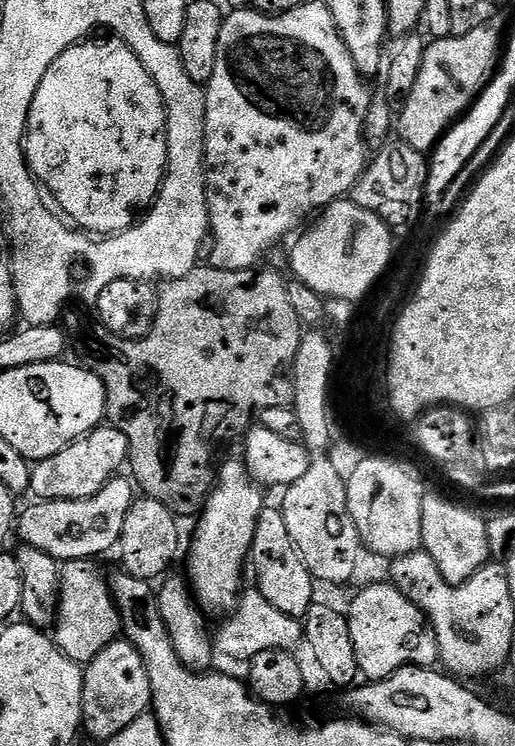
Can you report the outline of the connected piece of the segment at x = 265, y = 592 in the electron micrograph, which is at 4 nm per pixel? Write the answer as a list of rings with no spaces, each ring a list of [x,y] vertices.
[[[268,506],[260,513],[256,523],[256,533],[250,553],[250,564],[256,567],[258,591],[271,602],[274,607],[288,616],[297,618],[307,617],[312,609],[312,585],[314,579],[304,564],[295,542],[291,540],[286,526],[286,518],[279,507]]]

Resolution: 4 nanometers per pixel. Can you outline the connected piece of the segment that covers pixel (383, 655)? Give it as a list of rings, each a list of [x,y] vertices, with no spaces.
[[[385,583],[362,589],[353,598],[352,609],[346,612],[360,676],[368,682],[385,680],[403,668],[432,668],[440,660],[436,632],[423,608],[400,592],[395,583]]]

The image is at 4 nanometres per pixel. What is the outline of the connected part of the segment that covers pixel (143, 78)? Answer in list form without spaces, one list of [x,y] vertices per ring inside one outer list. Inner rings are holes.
[[[119,38],[96,39],[67,48],[46,70],[28,111],[24,153],[32,175],[60,203],[59,211],[77,229],[107,238],[132,227],[155,203],[167,166],[168,118],[164,95],[136,51]]]

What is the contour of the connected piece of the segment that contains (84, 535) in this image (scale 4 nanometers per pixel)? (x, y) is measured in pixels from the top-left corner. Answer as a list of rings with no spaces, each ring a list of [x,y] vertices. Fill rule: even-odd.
[[[121,474],[109,482],[94,498],[85,500],[41,500],[32,502],[18,516],[18,536],[34,550],[50,554],[56,561],[87,560],[100,556],[120,543],[126,514],[132,509],[134,484],[127,475]]]

